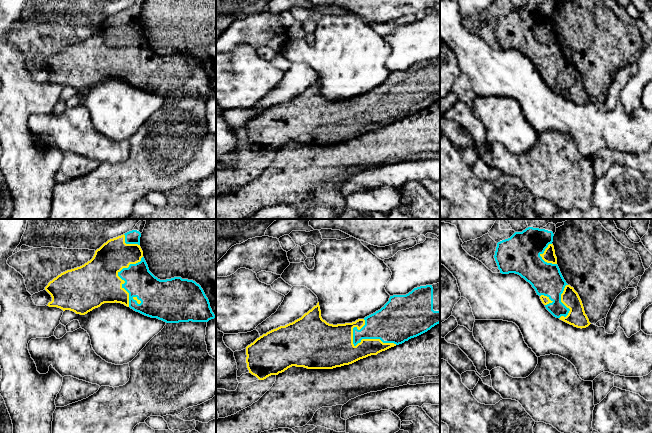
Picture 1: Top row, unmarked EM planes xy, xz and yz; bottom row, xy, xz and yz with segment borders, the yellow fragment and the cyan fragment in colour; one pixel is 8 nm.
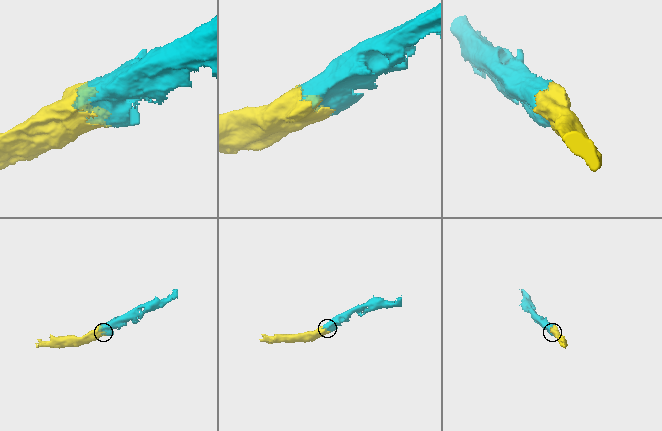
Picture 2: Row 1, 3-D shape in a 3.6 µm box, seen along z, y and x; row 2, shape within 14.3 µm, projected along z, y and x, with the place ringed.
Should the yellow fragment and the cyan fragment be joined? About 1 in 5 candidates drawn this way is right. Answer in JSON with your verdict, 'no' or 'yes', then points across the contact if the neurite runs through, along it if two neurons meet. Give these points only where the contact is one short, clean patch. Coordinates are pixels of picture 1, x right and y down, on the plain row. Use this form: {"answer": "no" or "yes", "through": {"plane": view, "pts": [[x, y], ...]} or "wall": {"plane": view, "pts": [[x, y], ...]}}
{"answer": "yes"}

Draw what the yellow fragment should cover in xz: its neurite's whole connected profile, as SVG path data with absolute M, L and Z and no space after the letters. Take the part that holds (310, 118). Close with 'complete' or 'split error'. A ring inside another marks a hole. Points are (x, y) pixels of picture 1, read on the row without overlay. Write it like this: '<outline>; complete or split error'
M440 59L414 64L406 71L390 72L389 77L375 89L352 99L329 100L321 93L319 78L301 94L280 102L257 114L246 123L246 139L249 149L259 156L278 151L292 142L307 145L333 145L352 140L360 135L385 127L417 113L440 99Z; split error

